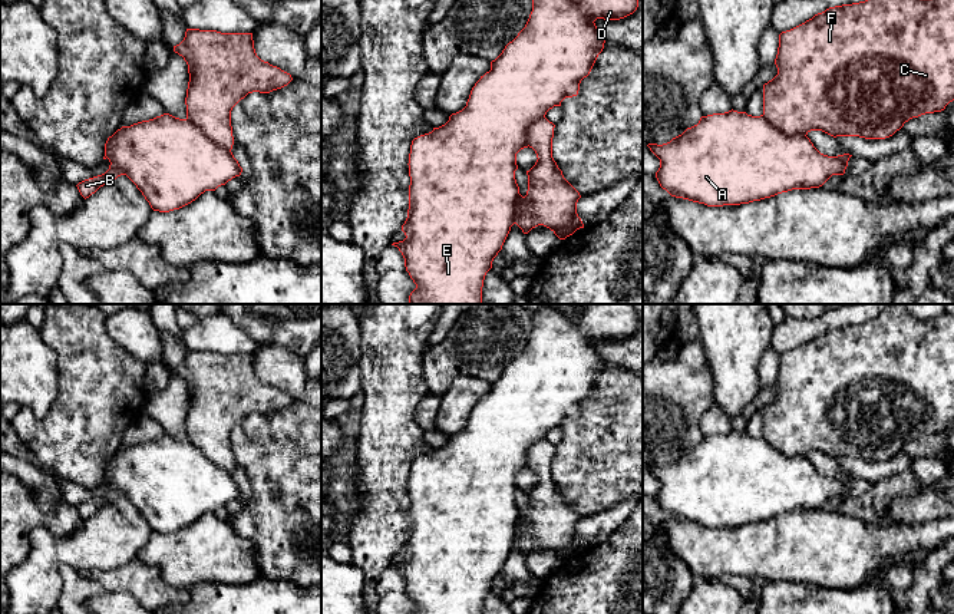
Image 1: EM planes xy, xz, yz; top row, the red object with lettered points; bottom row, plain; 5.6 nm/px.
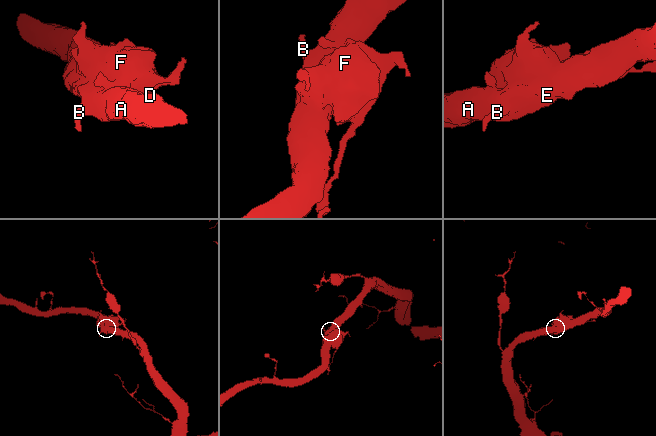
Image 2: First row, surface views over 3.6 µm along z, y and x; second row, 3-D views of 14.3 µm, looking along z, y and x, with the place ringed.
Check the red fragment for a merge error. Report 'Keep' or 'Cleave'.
Cleave

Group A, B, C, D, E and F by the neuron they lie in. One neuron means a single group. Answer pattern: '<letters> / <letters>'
A B D E / C F

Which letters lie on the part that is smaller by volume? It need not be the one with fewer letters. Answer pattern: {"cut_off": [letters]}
{"cut_off": ["C", "F"]}

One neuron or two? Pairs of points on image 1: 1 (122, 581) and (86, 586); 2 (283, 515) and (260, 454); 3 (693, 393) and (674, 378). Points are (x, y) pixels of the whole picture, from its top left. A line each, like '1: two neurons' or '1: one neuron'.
1: two neurons
2: one neuron
3: one neuron

